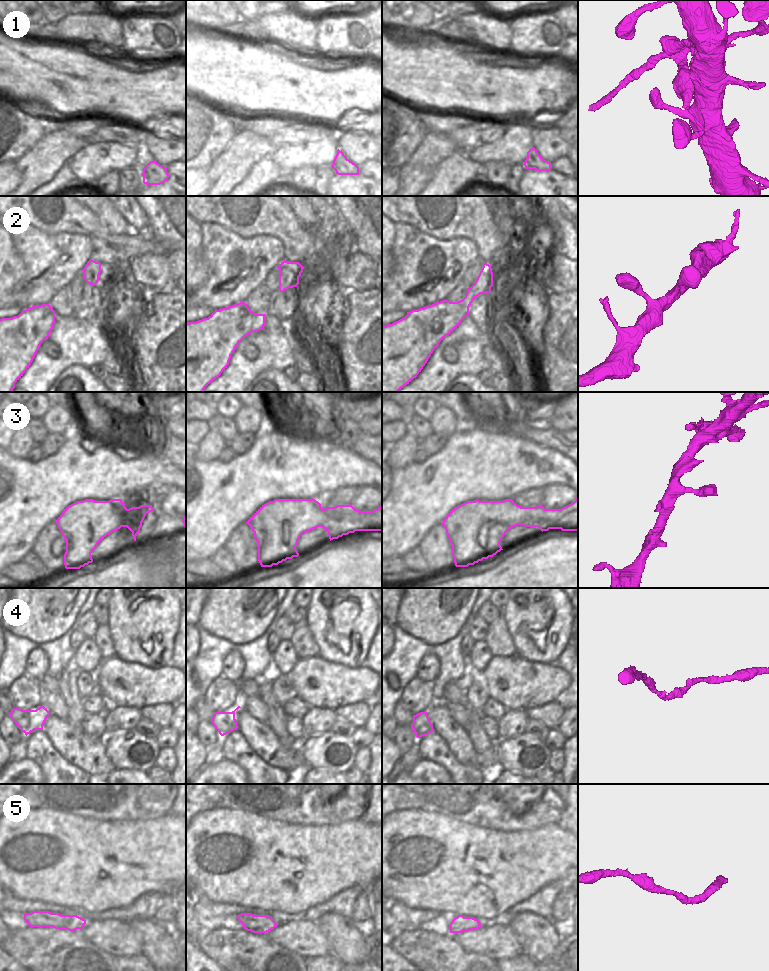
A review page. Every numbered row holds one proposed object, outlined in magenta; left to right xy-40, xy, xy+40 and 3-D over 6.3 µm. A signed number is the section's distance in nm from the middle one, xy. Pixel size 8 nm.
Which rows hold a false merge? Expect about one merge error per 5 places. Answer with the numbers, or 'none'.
1

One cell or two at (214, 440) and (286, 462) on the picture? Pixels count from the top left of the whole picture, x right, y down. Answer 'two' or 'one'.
two

